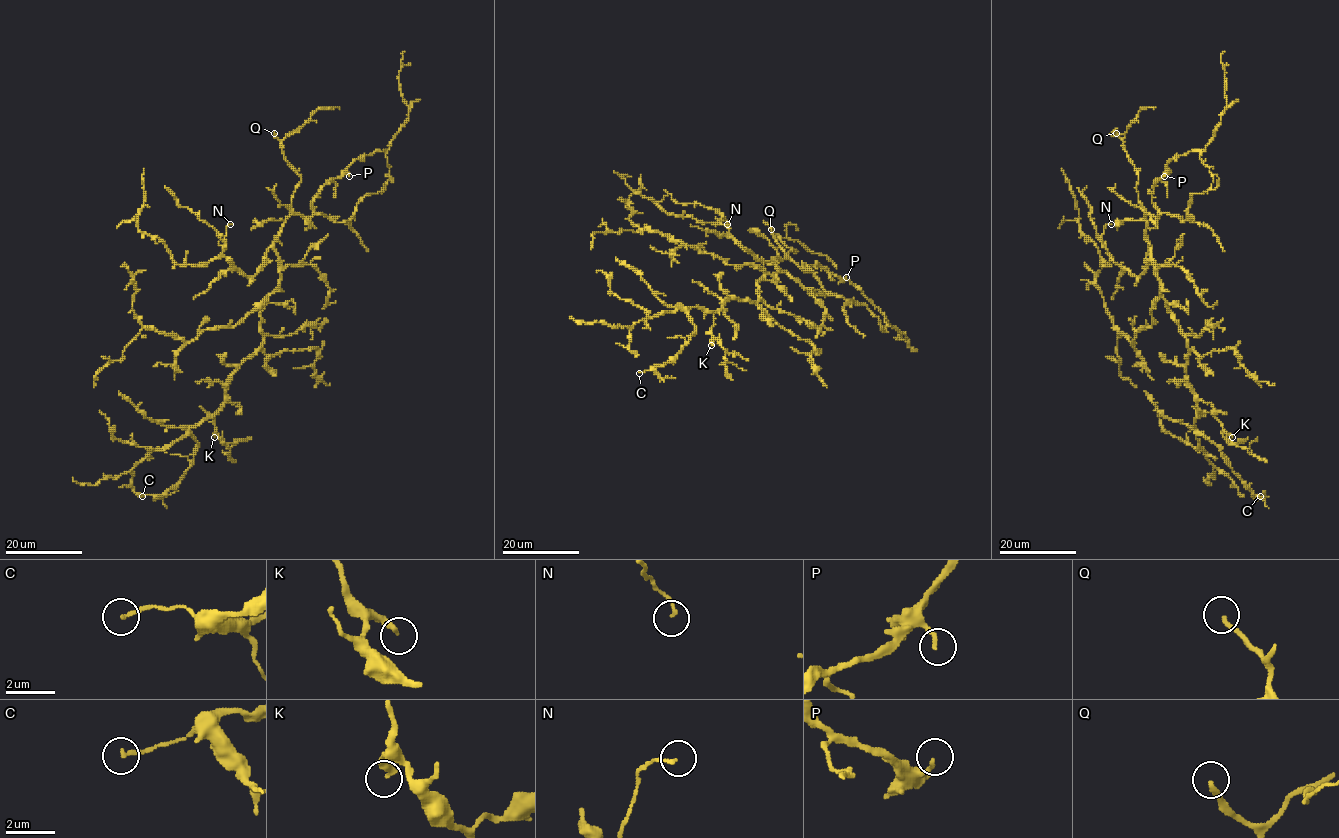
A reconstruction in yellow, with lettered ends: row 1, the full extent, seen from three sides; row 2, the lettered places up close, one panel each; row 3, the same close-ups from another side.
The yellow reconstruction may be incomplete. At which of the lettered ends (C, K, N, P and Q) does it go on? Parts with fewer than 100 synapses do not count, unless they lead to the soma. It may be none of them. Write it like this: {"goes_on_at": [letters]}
{"goes_on_at": ["Q"]}

